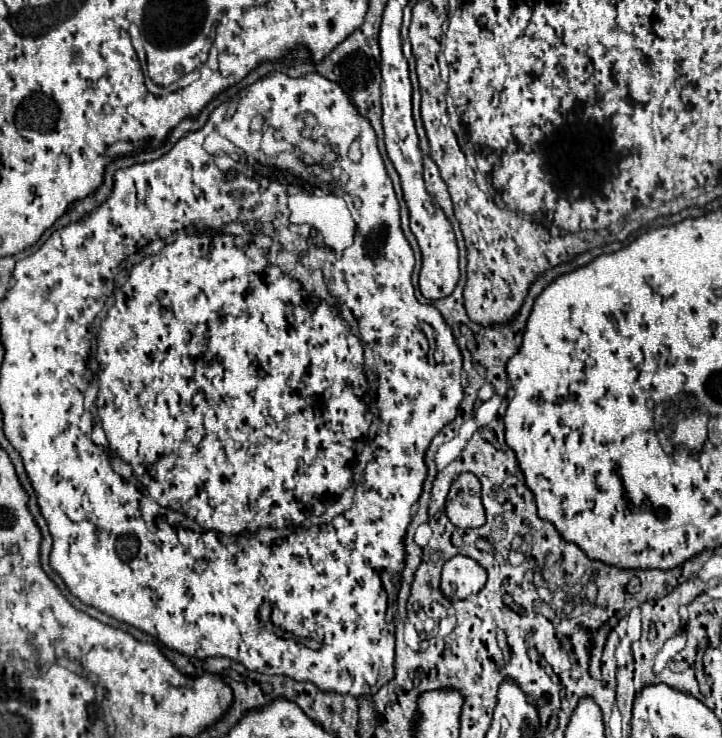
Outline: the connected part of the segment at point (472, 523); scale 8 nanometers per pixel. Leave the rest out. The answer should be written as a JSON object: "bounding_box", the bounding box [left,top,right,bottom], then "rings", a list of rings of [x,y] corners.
{"bounding_box":[445,474,485,528],"rings":[[[461,474],[453,480],[445,502],[447,518],[459,528],[479,528],[485,524],[481,504],[481,484],[475,474]]]}

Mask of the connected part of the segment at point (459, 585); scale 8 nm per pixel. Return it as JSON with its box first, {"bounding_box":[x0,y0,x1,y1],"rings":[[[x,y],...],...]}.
{"bounding_box":[441,554,487,600],"rings":[[[457,554],[443,566],[441,590],[451,600],[463,600],[477,594],[487,582],[485,568],[469,556]]]}

